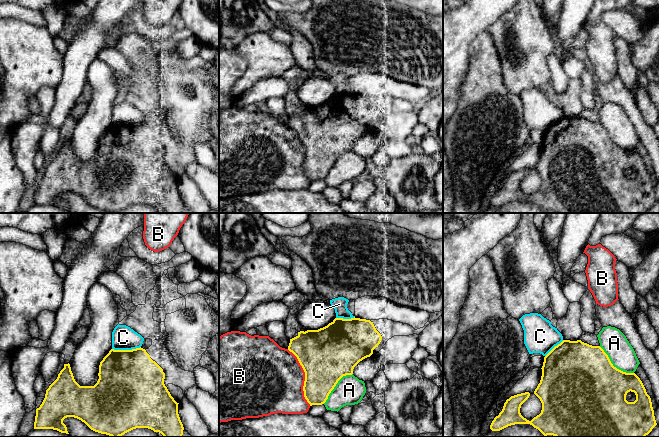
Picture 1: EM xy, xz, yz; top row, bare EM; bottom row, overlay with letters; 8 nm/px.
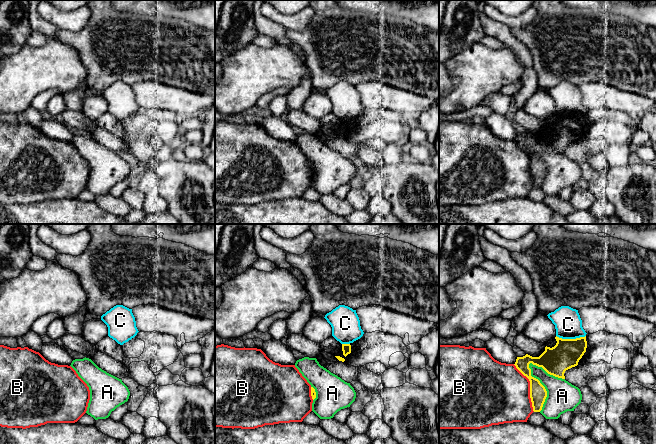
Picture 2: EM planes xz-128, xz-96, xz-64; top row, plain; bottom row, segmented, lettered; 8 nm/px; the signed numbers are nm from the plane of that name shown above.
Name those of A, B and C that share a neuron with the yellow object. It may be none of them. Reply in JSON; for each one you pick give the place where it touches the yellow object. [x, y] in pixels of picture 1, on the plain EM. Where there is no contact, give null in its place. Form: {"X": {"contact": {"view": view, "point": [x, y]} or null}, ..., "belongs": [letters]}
{"belongs": []}

